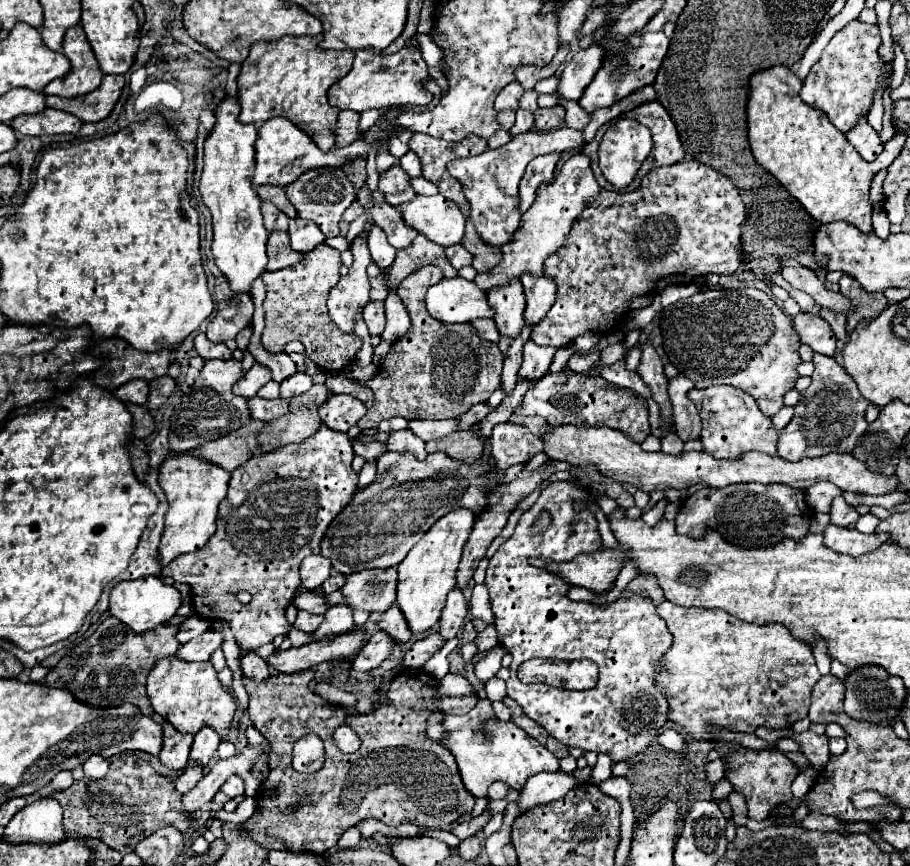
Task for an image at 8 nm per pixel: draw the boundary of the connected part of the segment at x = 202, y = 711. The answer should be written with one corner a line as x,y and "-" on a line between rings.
174,655
160,659
148,675
146,689
154,711
162,715
168,723
172,723
180,733
196,735
202,727
212,727
222,741
228,739
238,705
234,695
226,691
218,681
218,675
210,661
186,663
182,659
176,659

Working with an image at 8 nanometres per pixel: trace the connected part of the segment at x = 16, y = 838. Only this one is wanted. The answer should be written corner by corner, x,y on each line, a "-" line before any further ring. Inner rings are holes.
36,799
18,811
4,829
6,843
58,843
64,839
62,807
54,799

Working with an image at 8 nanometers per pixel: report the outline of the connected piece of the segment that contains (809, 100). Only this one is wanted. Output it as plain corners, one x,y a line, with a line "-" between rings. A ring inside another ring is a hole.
850,21
832,37
832,41
822,51
822,57
806,75
800,89
802,101
814,109
824,111
842,133
848,133
856,121
868,117
874,103
874,91
880,87
880,79
884,79
884,89
890,87
892,65
880,57
880,45
882,37
878,25

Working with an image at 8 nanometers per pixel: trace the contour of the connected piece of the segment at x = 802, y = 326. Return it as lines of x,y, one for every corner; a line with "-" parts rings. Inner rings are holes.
798,313
792,319
792,327
800,337
800,343
806,343
812,351
822,355
834,355
836,351
836,335
828,327
828,323
816,313

